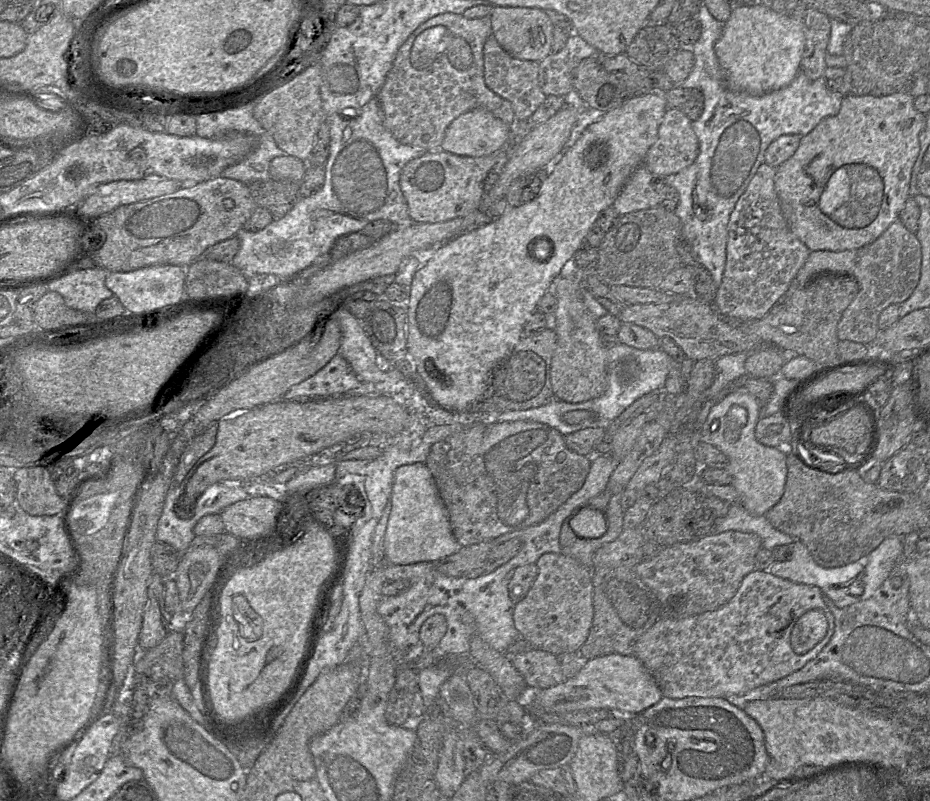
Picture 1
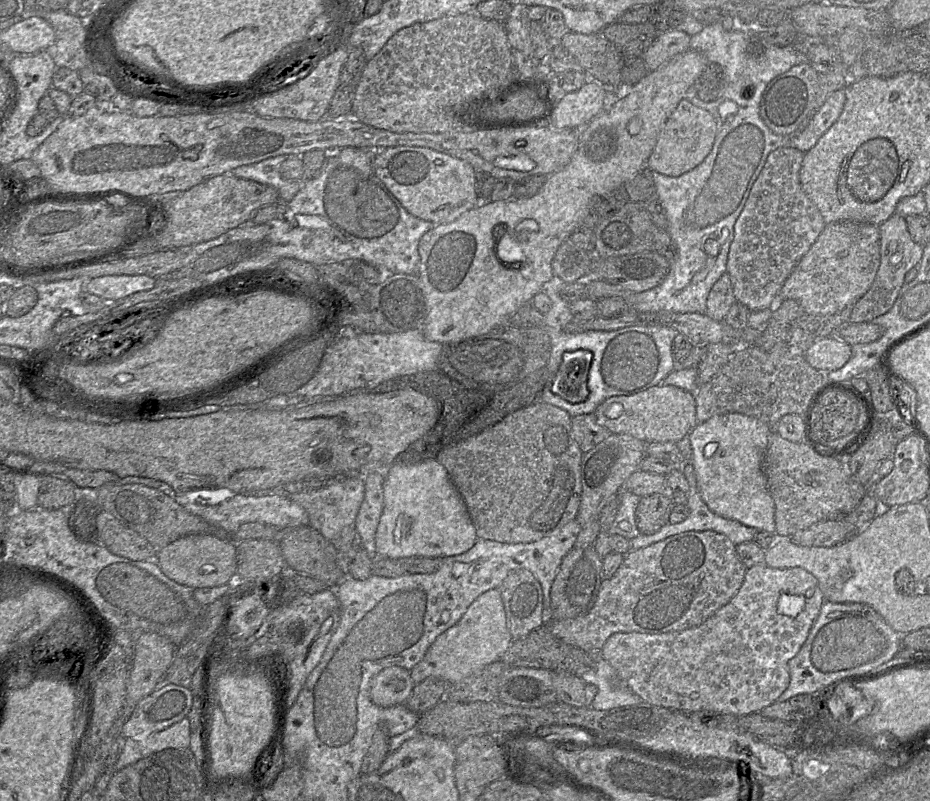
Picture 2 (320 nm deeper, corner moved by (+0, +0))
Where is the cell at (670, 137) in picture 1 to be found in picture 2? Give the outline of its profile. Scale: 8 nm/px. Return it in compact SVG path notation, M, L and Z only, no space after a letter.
M688 97L683 98L663 126L657 144L648 158L647 166L663 175L680 176L704 161L716 138L717 125L713 115L705 109L691 103Z

